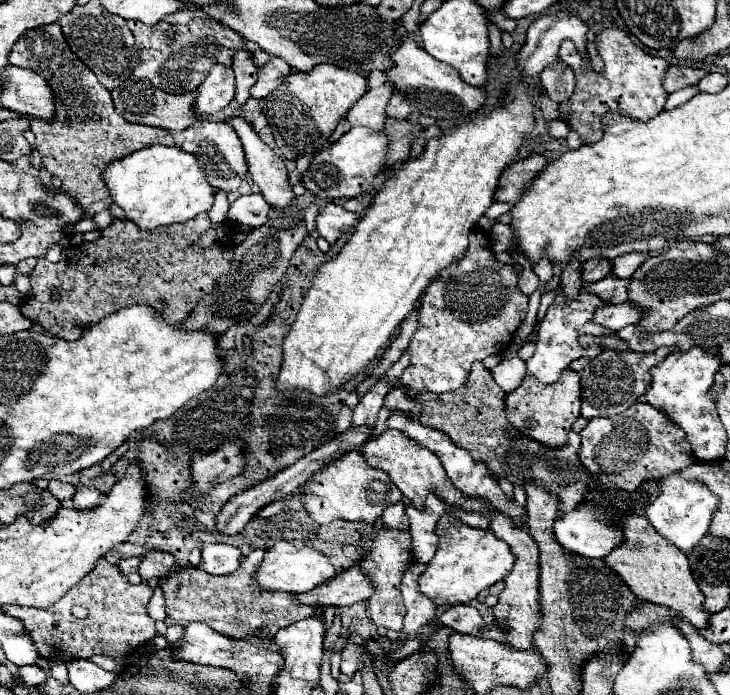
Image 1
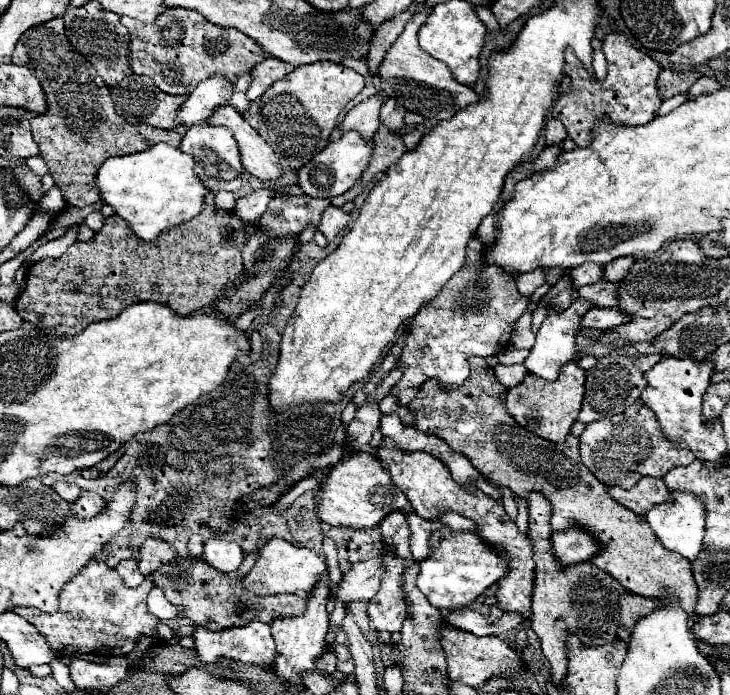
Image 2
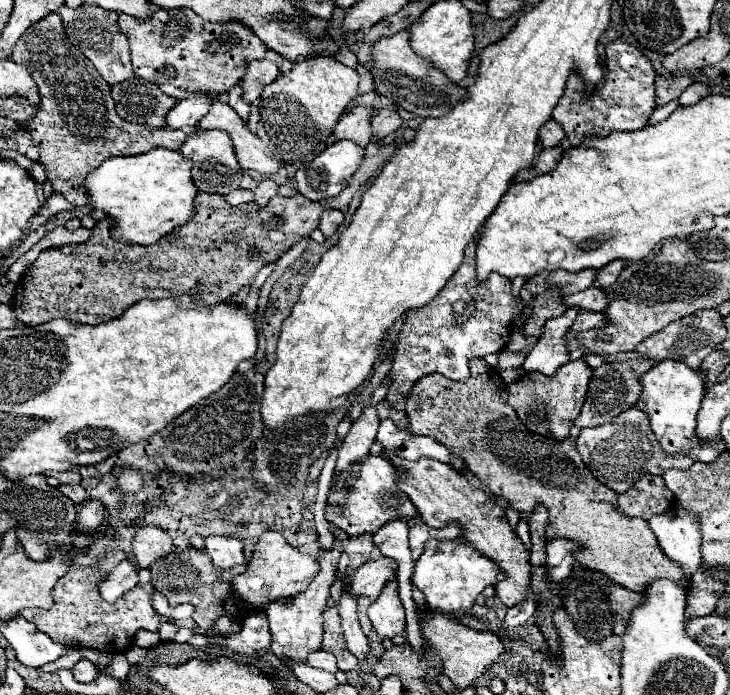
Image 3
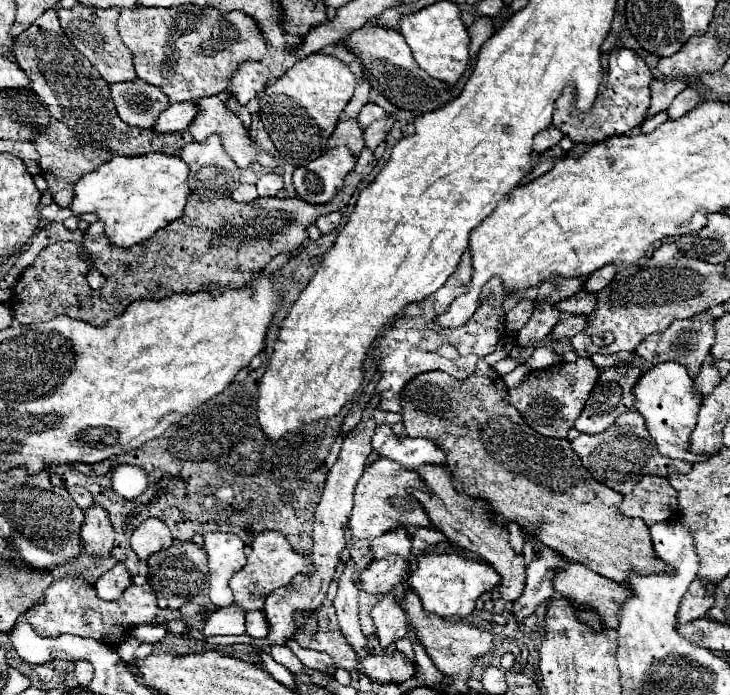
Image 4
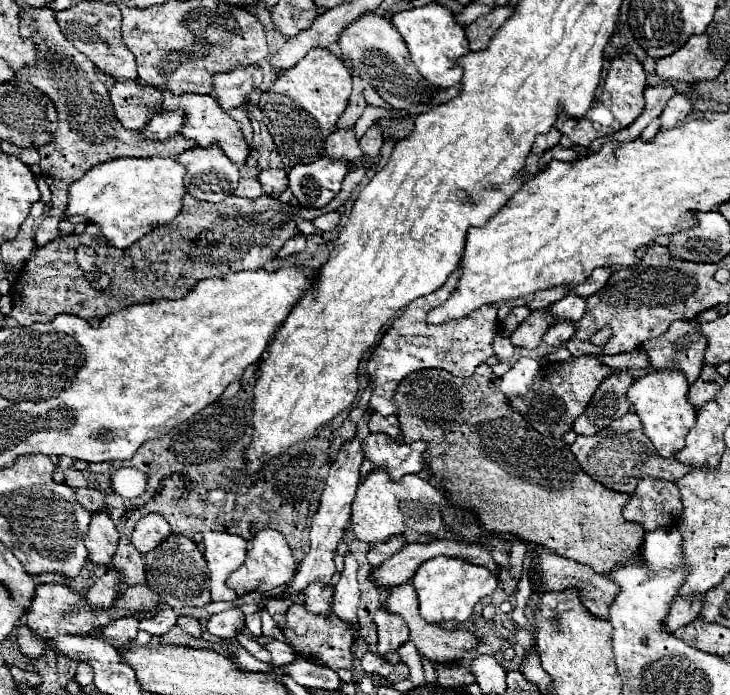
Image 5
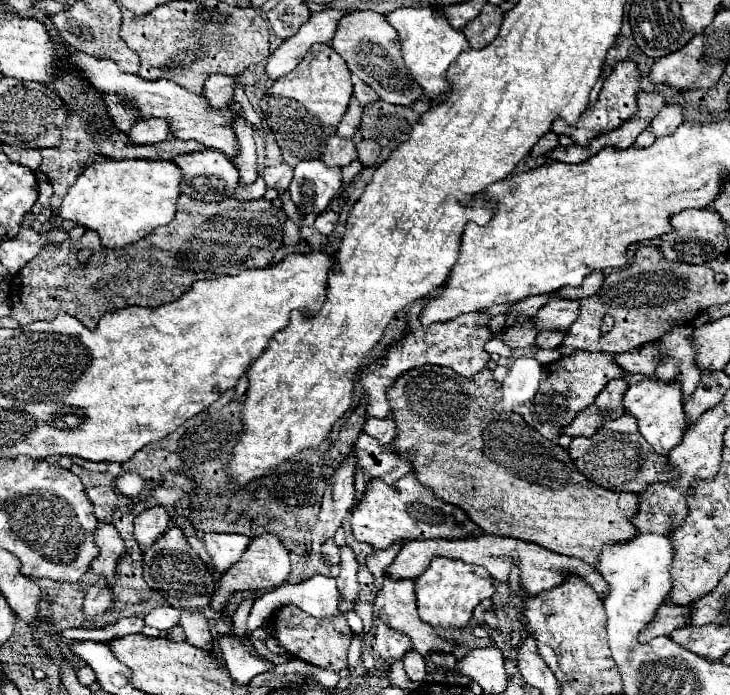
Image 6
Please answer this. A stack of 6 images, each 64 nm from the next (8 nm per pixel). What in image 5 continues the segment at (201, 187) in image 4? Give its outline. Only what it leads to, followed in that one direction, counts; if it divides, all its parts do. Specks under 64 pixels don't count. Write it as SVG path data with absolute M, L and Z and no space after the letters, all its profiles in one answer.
M212 144L212 146L208 146L208 148L200 148L200 146L190 148L190 150L182 152L182 154L178 156L178 160L180 160L180 164L184 164L186 170L188 170L188 174L186 174L186 178L184 178L186 190L188 190L188 194L192 194L196 200L222 202L226 196L232 196L232 194L234 194L234 190L236 190L236 186L238 186L238 178L240 178L240 176L238 176L238 166L232 164L232 162L228 160L228 156L226 156L216 144Z

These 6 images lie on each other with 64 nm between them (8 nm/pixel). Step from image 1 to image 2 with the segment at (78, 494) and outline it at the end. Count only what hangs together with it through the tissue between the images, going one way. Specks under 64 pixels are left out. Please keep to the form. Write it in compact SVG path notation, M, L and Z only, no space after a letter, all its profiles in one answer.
M82 492L78 496L76 502L70 504L70 514L74 516L84 516L88 520L88 516L96 516L96 512L100 512L100 508L104 508L104 500L96 494L96 492Z

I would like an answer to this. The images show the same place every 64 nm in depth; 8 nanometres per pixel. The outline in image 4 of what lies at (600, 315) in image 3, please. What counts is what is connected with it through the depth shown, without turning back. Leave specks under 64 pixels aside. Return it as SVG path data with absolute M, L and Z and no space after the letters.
M566 316L562 322L558 322L558 326L554 328L554 332L550 334L550 340L572 338L578 332L582 332L586 326L588 326L588 318L586 316Z

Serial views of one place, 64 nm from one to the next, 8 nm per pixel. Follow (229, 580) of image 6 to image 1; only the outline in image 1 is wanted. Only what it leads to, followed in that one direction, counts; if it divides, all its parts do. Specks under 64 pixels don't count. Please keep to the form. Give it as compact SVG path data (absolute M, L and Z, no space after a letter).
M276 542L270 550L266 550L264 562L256 572L256 582L264 590L282 590L290 594L300 594L300 592L314 590L316 586L324 584L334 576L336 576L336 570L322 552L310 546L296 548L292 542Z

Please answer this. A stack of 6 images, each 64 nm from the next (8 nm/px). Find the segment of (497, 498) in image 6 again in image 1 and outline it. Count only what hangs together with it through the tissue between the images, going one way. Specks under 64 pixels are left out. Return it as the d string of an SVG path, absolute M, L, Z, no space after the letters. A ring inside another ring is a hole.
M482 362L472 364L470 382L466 382L456 392L432 394L426 390L416 396L416 402L422 404L420 422L424 426L440 428L460 448L468 450L476 462L484 462L494 476L506 474L512 484L524 484L526 480L532 480L536 486L542 486L544 490L556 494L560 498L560 514L570 512L582 502L586 486L590 484L590 476L586 476L586 470L578 460L580 436L576 432L569 432L568 446L558 450L550 450L534 440L528 440L526 436L520 436L512 424L508 424L504 400L504 392ZM638 514L628 516L628 524L624 524L624 534L628 536L630 542L626 546L614 548L610 556L604 558L604 562L610 568L616 568L616 572L620 572L620 576L624 578L628 588L632 588L636 598L642 602L664 604L674 612L680 612L678 616L692 622L692 626L696 626L698 630L708 628L710 612L706 612L702 606L704 594L700 592L700 588L696 586L690 574L686 554L676 546L672 546L666 538L662 538L654 530L654 526L644 516L638 516Z

